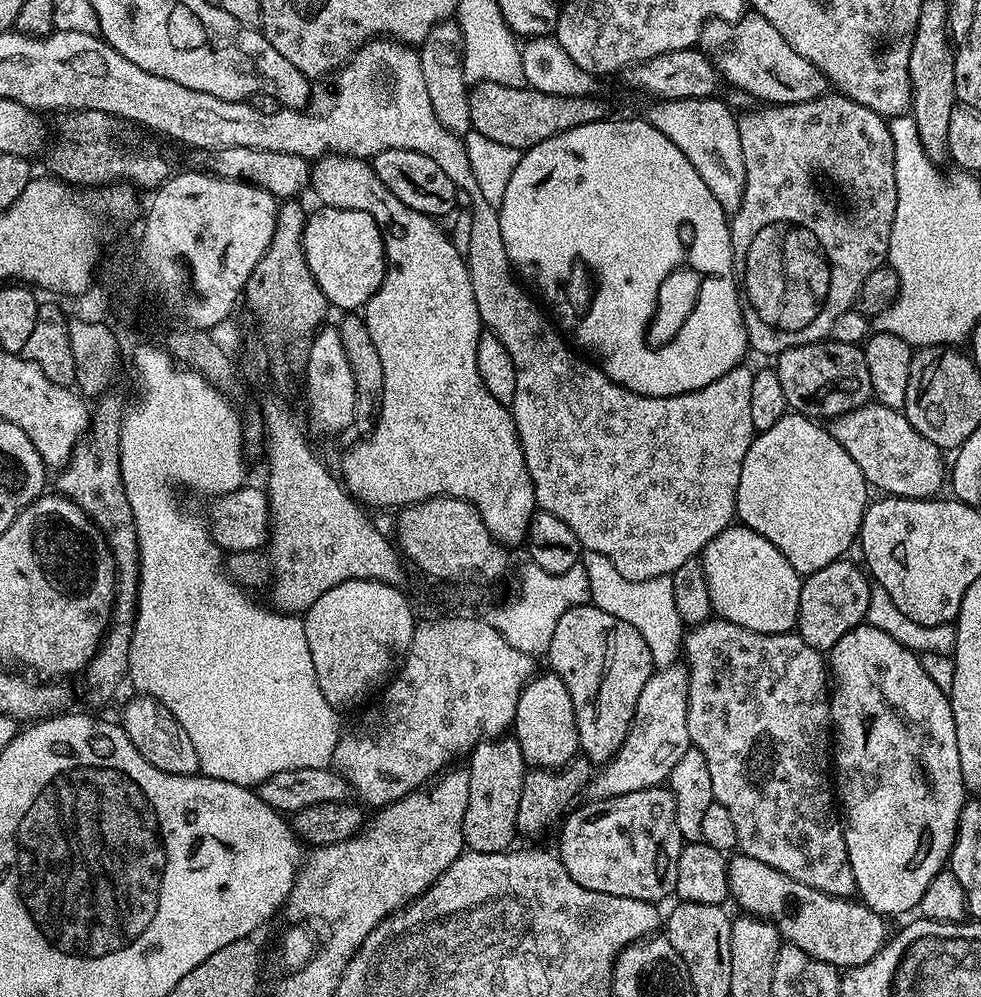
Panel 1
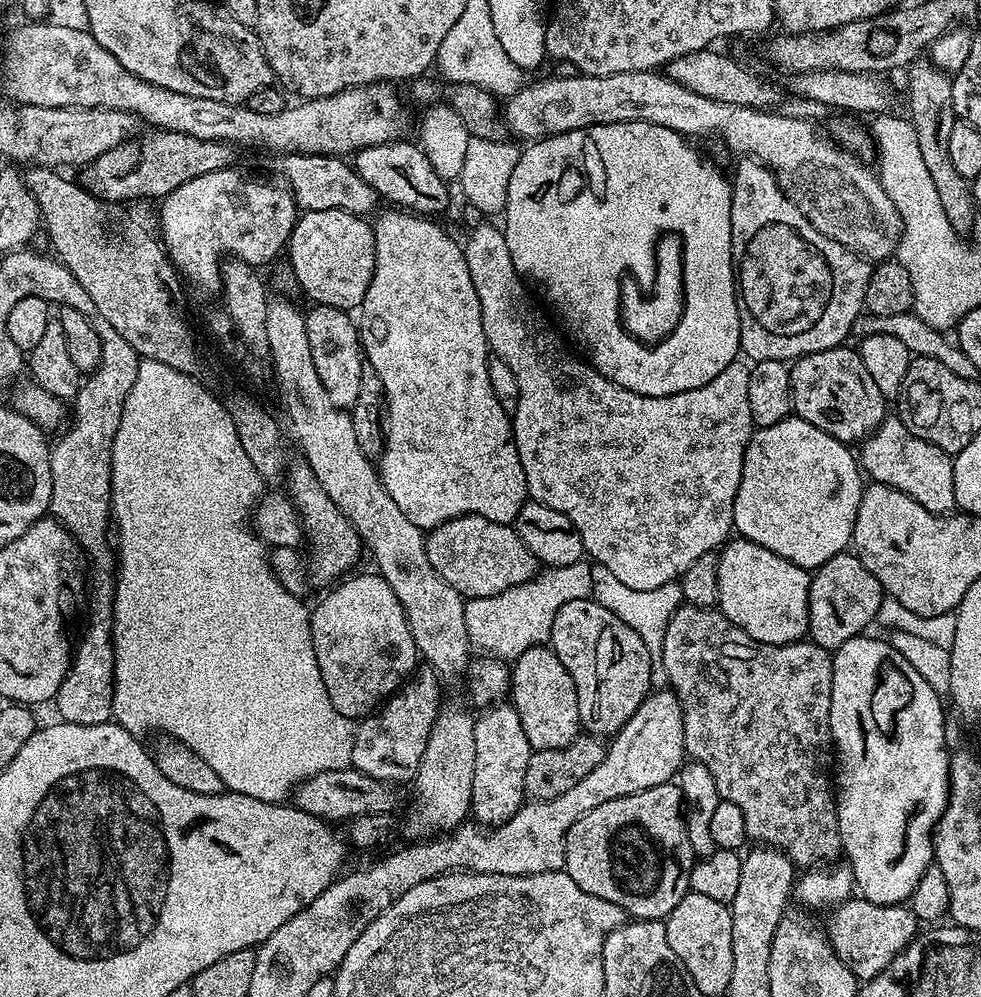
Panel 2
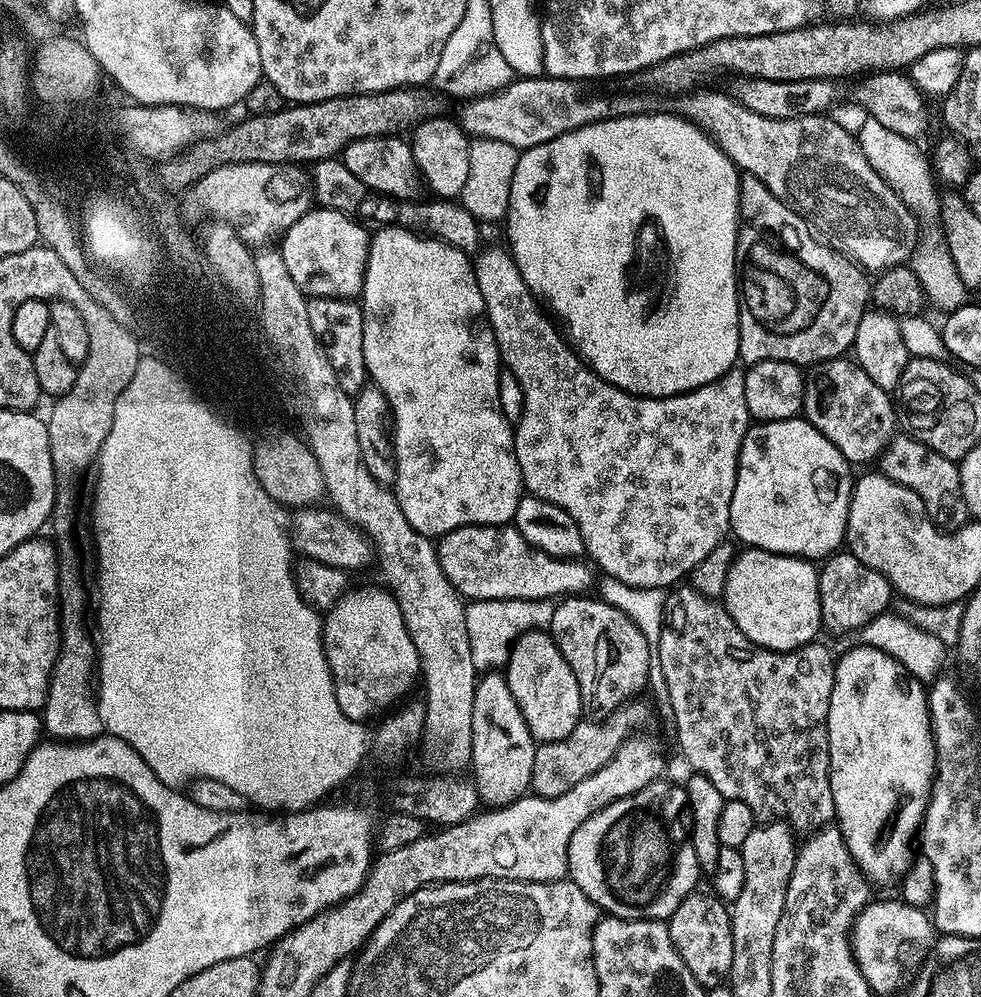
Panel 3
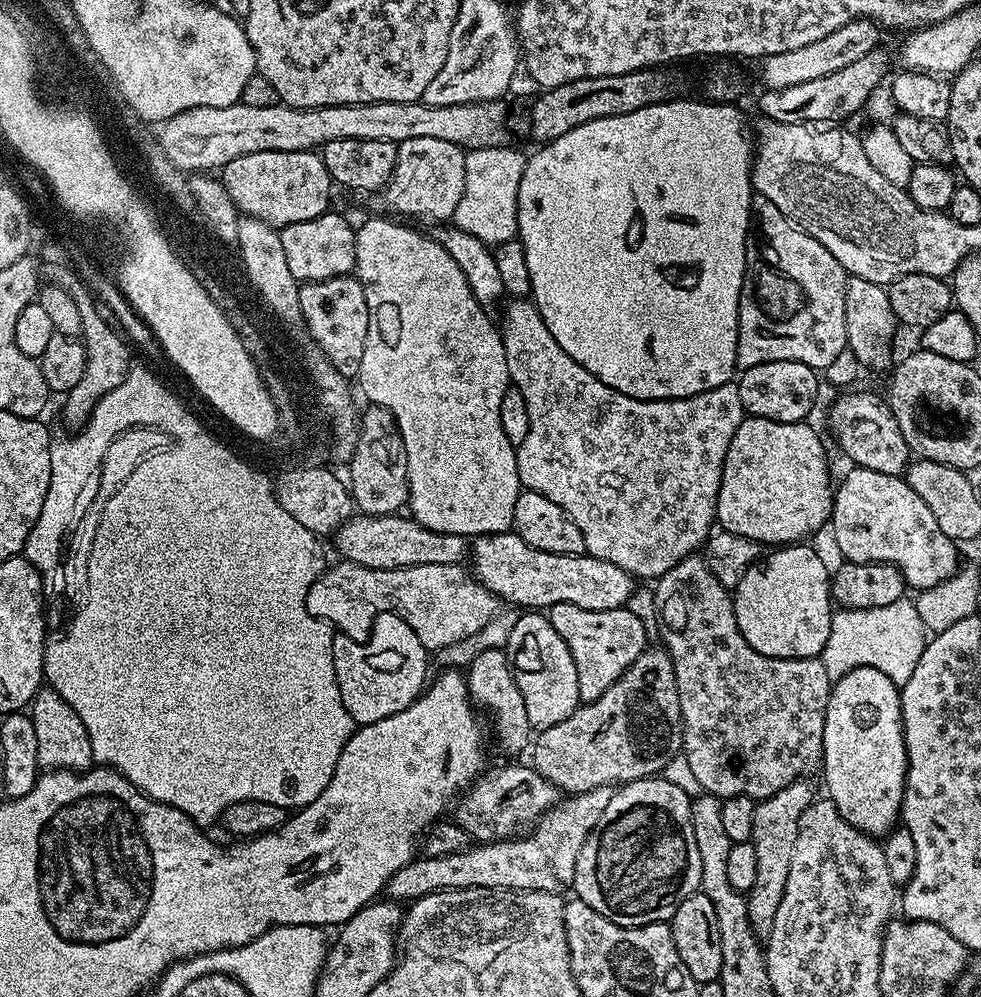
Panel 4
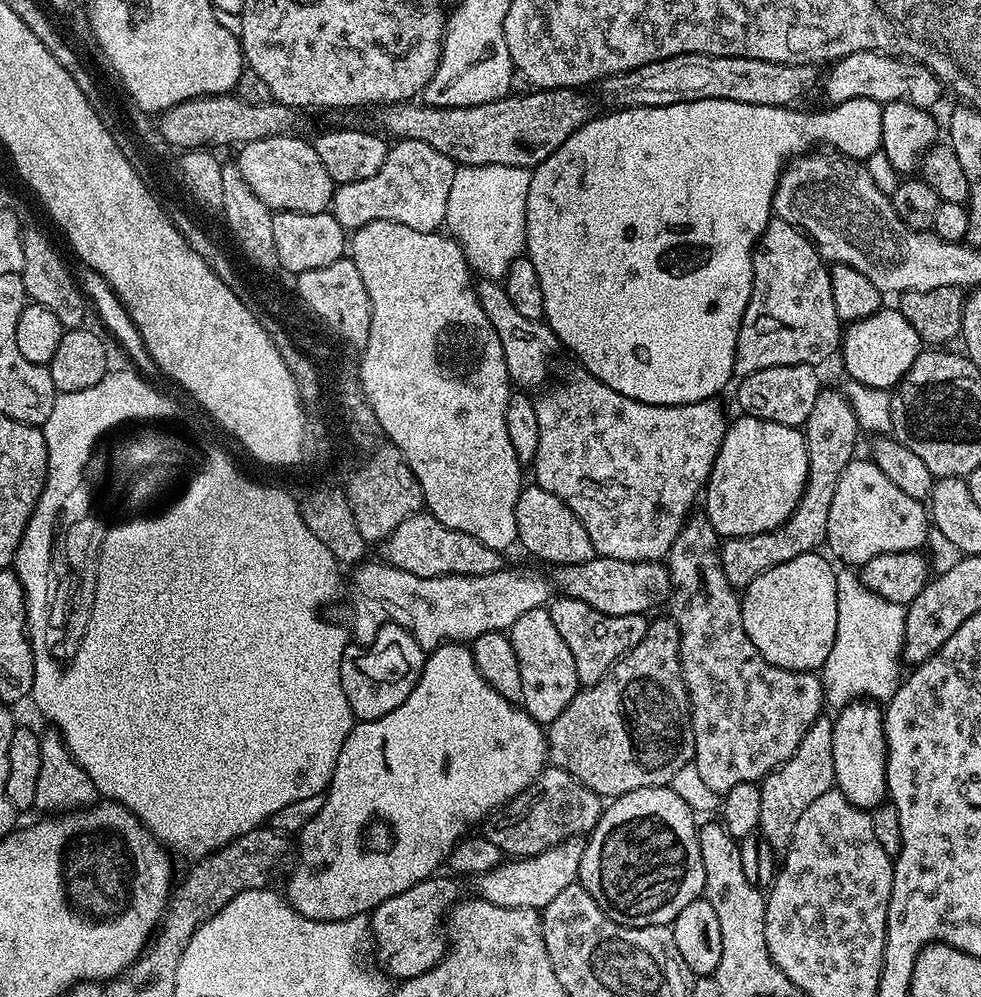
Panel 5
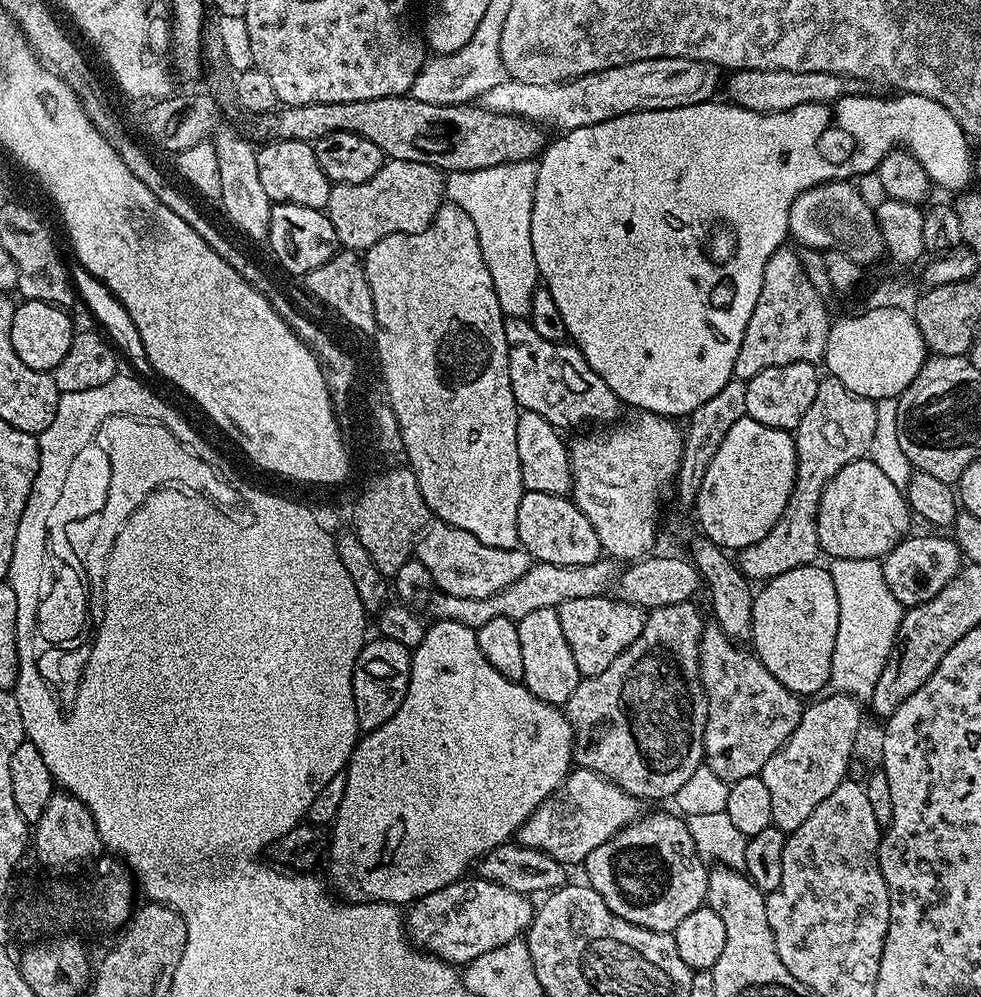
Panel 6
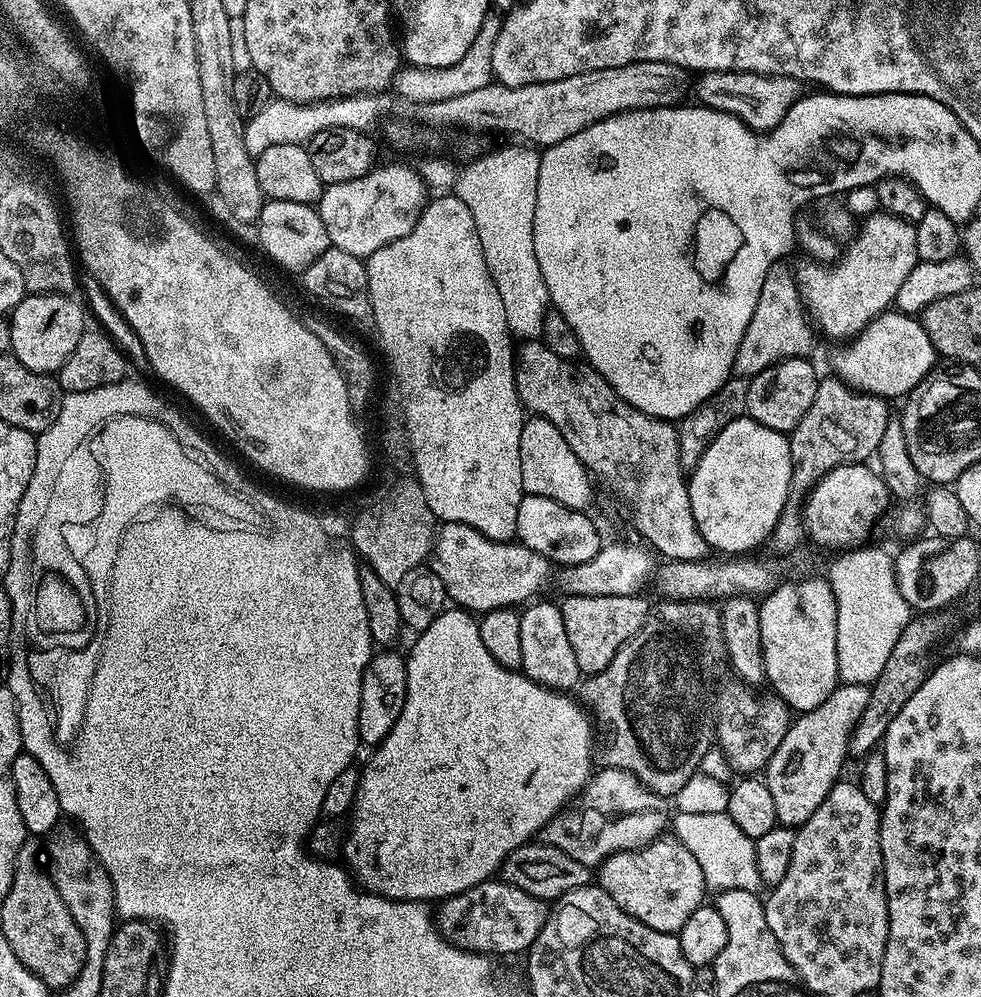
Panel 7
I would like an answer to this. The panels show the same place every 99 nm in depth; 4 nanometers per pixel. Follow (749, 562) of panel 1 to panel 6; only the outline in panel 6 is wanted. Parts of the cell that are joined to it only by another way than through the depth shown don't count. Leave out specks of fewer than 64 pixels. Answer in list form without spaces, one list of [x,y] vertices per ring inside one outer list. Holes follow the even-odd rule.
[[[815,563],[786,570],[786,574],[767,581],[761,587],[764,589],[761,592],[759,589],[752,598],[750,644],[754,655],[786,690],[801,698],[823,693],[832,678],[834,638],[838,634],[838,593],[834,591],[831,571],[820,567]]]

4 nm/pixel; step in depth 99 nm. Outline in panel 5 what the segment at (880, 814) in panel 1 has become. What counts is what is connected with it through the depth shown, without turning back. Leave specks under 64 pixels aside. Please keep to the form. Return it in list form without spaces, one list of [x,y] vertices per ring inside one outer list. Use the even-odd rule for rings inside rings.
[[[856,698],[839,709],[832,725],[834,734],[835,787],[854,806],[871,810],[885,803],[888,792],[886,766],[888,744],[884,741],[884,713],[872,698]]]

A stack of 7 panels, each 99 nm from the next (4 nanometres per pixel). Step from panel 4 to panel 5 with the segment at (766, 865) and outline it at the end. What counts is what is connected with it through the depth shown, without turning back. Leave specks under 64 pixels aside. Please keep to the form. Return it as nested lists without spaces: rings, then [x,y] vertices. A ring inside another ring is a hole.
[[[827,718],[815,720],[806,730],[806,738],[794,750],[794,754],[780,767],[769,772],[759,785],[761,792],[761,820],[759,835],[770,842],[770,846],[783,854],[788,851],[794,826],[798,826],[798,818],[802,818],[802,810],[819,798],[821,794],[833,791],[836,775],[834,774],[834,734],[833,721]]]

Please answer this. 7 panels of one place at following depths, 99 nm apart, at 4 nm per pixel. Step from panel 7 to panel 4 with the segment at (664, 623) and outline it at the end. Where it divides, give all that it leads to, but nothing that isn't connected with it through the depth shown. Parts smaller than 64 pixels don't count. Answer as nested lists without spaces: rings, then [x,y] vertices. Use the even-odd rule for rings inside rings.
[[[645,647],[643,654],[624,671],[618,682],[614,682],[614,686],[610,686],[610,690],[606,690],[606,694],[602,694],[602,698],[581,703],[574,714],[566,718],[566,722],[539,729],[538,735],[531,741],[531,767],[555,788],[560,789],[561,793],[575,794],[594,790],[598,786],[616,786],[628,784],[632,780],[647,780],[660,774],[666,764],[682,752],[684,723],[678,702],[674,666],[667,648],[652,647]]]

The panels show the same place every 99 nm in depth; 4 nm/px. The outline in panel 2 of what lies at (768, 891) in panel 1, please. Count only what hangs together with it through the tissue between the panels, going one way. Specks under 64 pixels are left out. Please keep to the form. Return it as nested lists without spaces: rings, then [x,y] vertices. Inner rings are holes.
[[[849,898],[843,904],[835,905],[833,912],[836,913],[828,920],[826,939],[840,961],[861,981],[872,980],[886,970],[886,966],[890,966],[893,958],[918,932],[918,921],[908,906],[875,904],[863,898]]]

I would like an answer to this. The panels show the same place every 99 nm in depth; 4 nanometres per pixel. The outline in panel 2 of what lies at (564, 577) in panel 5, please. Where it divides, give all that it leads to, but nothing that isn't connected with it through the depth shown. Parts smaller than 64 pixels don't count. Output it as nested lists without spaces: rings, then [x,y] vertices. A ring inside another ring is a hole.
[[[455,516],[452,520],[442,522],[438,527],[431,529],[425,535],[424,545],[430,558],[430,566],[434,566],[440,577],[450,586],[454,586],[454,590],[458,590],[465,598],[502,594],[511,587],[527,582],[538,572],[537,560],[530,554],[530,550],[526,550],[515,527],[512,524],[499,524],[490,518]]]

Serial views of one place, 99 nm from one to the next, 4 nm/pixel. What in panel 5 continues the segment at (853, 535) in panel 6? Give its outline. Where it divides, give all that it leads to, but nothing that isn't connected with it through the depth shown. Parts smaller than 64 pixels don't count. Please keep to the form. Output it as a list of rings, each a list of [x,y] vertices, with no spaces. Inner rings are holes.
[[[854,458],[846,466],[846,470],[842,470],[842,478],[838,478],[838,486],[834,489],[834,502],[830,506],[830,522],[826,522],[828,535],[826,548],[829,548],[827,551],[837,561],[840,559],[844,563],[841,565],[862,566],[870,562],[870,558],[878,558],[878,554],[914,552],[923,549],[923,544],[928,540],[928,532],[930,533],[930,516],[925,505],[894,486],[891,479],[871,459],[860,459]]]

